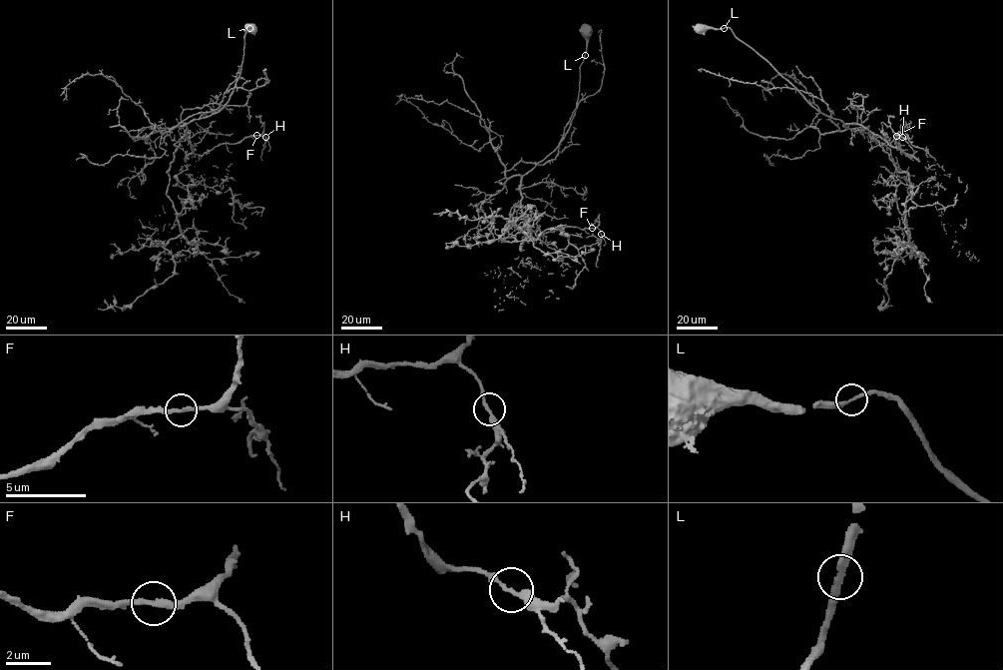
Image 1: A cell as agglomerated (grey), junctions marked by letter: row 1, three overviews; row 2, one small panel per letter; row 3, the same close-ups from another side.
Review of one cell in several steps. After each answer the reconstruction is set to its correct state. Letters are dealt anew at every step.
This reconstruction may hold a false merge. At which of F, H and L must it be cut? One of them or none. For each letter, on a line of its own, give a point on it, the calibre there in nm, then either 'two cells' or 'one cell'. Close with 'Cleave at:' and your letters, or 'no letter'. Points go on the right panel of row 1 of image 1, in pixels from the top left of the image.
F: place (896, 136); calibre 240 nm; one cell
H: place (902, 137); calibre 260 nm; one cell
L: place (724, 28); calibre 240 nm; one cell
Cleave at: no letter

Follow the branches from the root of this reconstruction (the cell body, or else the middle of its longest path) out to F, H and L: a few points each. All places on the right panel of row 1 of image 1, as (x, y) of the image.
F: (699, 28), (728, 27), (818, 111), (845, 124), (862, 125), (907, 155), (894, 144), (896, 135)
H: (699, 28), (728, 27), (818, 111), (845, 124), (862, 125), (907, 155), (894, 144), (896, 135), (902, 137)
L: (699, 28), (700, 25), (724, 28)

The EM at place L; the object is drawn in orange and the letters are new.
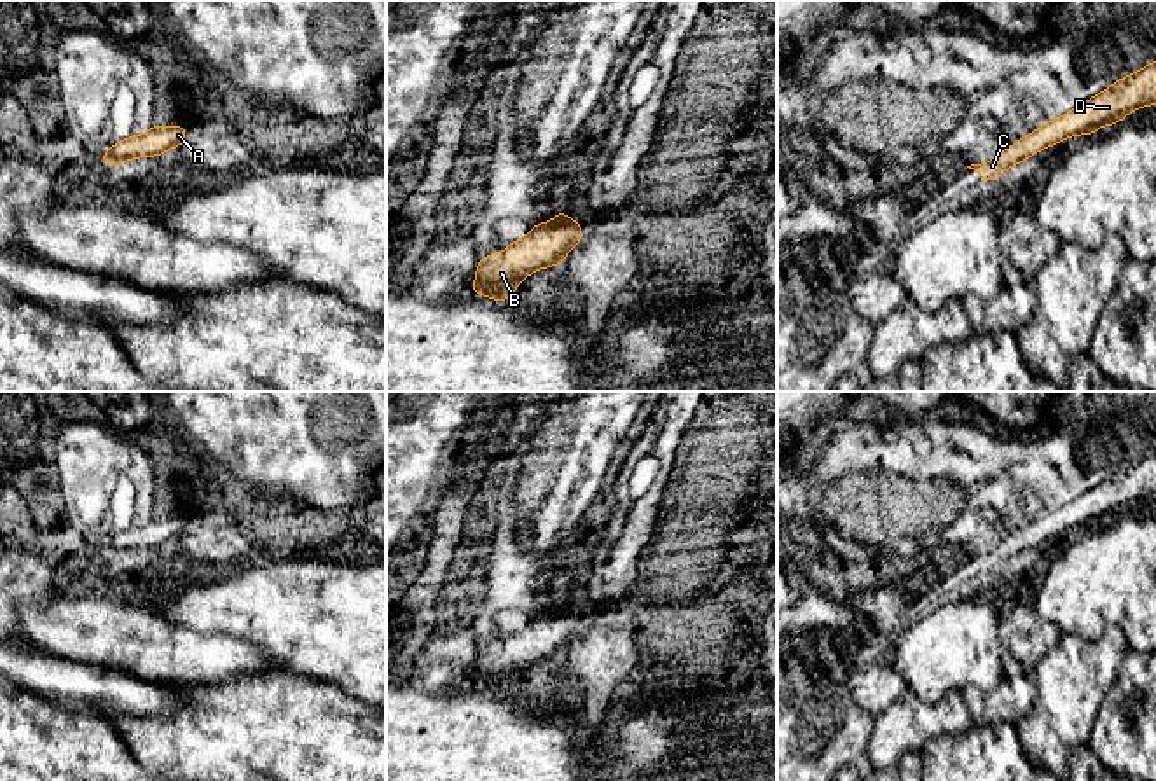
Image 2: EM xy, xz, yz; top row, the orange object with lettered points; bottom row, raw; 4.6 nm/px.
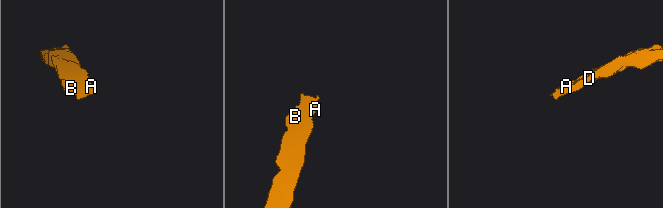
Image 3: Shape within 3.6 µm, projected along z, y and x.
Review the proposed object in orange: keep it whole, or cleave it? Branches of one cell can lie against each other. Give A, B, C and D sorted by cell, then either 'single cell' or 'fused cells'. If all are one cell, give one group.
A B C D | single cell

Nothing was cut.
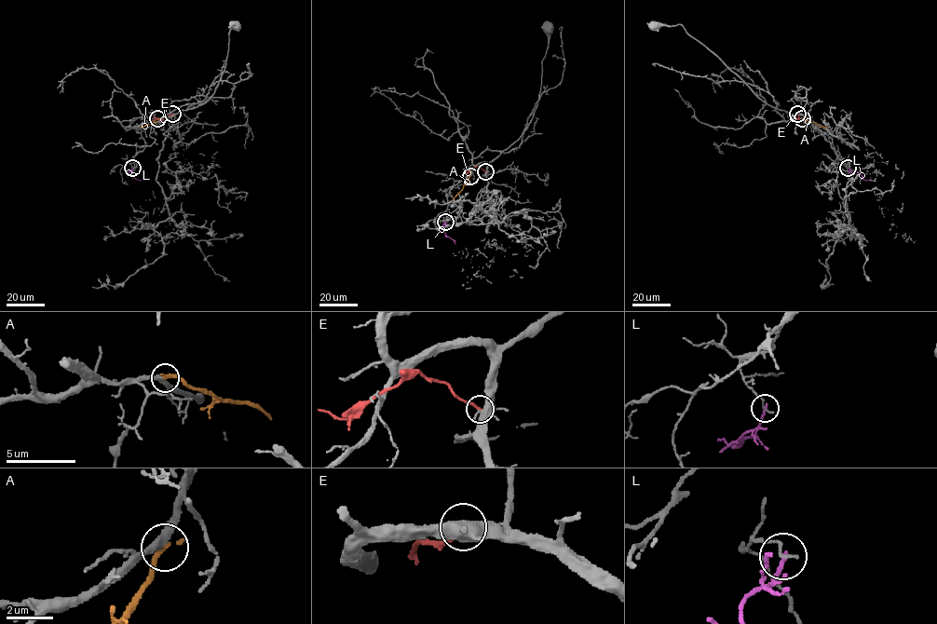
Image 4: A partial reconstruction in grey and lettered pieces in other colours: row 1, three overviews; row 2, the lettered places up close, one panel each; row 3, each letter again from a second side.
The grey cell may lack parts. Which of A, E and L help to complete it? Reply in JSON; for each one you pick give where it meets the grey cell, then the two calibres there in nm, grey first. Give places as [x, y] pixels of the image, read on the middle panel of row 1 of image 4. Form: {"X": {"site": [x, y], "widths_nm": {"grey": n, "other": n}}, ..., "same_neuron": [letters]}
{"same_neuron": []}

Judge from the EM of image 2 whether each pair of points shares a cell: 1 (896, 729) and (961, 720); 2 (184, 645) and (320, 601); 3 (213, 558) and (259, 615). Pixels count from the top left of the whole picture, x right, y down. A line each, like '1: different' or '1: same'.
1: same
2: different
3: different

